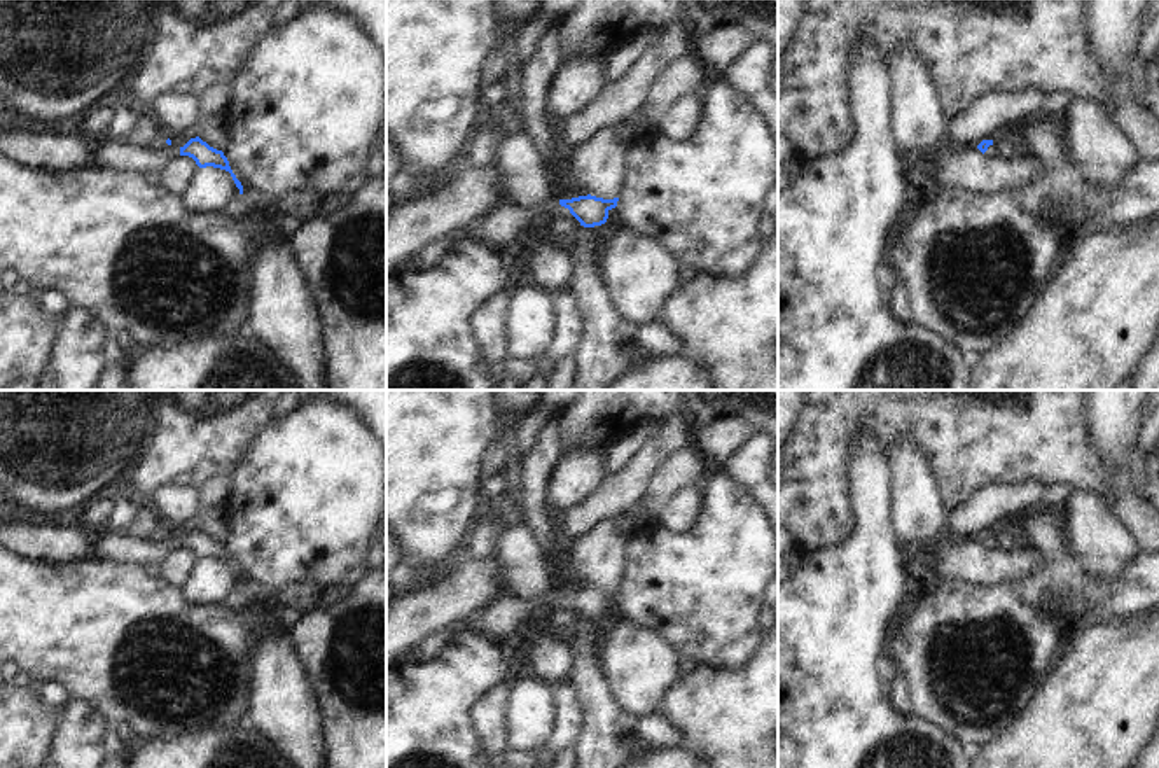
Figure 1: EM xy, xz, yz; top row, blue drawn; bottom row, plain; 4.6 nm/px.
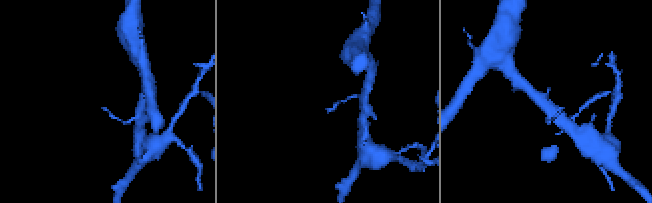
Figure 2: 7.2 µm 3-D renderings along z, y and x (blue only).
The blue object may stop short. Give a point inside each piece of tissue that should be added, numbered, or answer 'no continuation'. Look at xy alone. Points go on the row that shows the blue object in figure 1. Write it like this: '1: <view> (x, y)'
1: xy (121, 156)

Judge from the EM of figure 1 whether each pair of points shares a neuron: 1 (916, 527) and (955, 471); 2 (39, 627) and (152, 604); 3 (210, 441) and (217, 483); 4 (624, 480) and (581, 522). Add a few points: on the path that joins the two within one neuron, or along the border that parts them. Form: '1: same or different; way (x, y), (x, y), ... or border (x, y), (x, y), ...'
1: different; border (925, 453), (941, 504), (950, 513)
2: same; way (67, 625), (124, 625)
3: different; border (228, 474), (212, 474), (198, 487)
4: same; way (614, 490), (591, 511)

